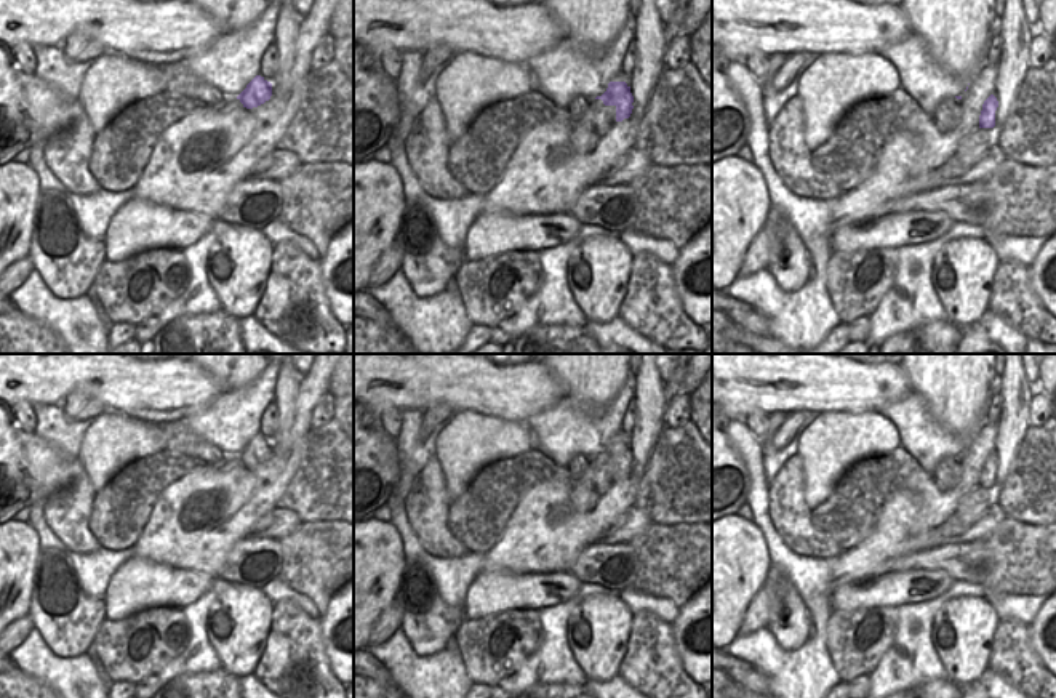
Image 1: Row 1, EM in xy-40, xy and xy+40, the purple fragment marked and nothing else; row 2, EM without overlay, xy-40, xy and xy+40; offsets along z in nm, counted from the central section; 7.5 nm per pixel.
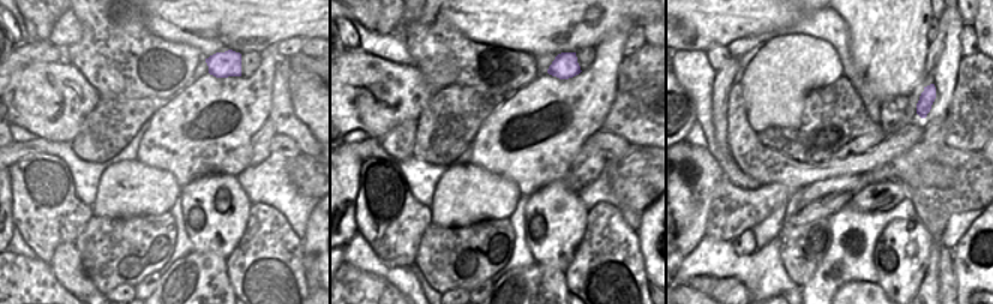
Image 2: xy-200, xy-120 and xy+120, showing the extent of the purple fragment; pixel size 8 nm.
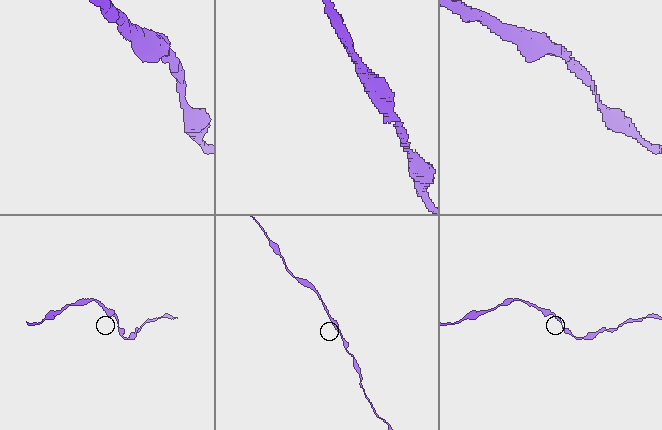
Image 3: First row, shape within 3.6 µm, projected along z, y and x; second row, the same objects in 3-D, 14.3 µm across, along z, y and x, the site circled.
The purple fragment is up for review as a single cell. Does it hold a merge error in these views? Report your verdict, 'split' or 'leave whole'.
leave whole

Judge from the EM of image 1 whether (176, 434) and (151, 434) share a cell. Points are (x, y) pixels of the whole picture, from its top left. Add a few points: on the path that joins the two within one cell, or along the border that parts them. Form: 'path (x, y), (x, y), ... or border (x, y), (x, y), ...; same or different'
border (156, 425), (165, 437), (165, 449); different

